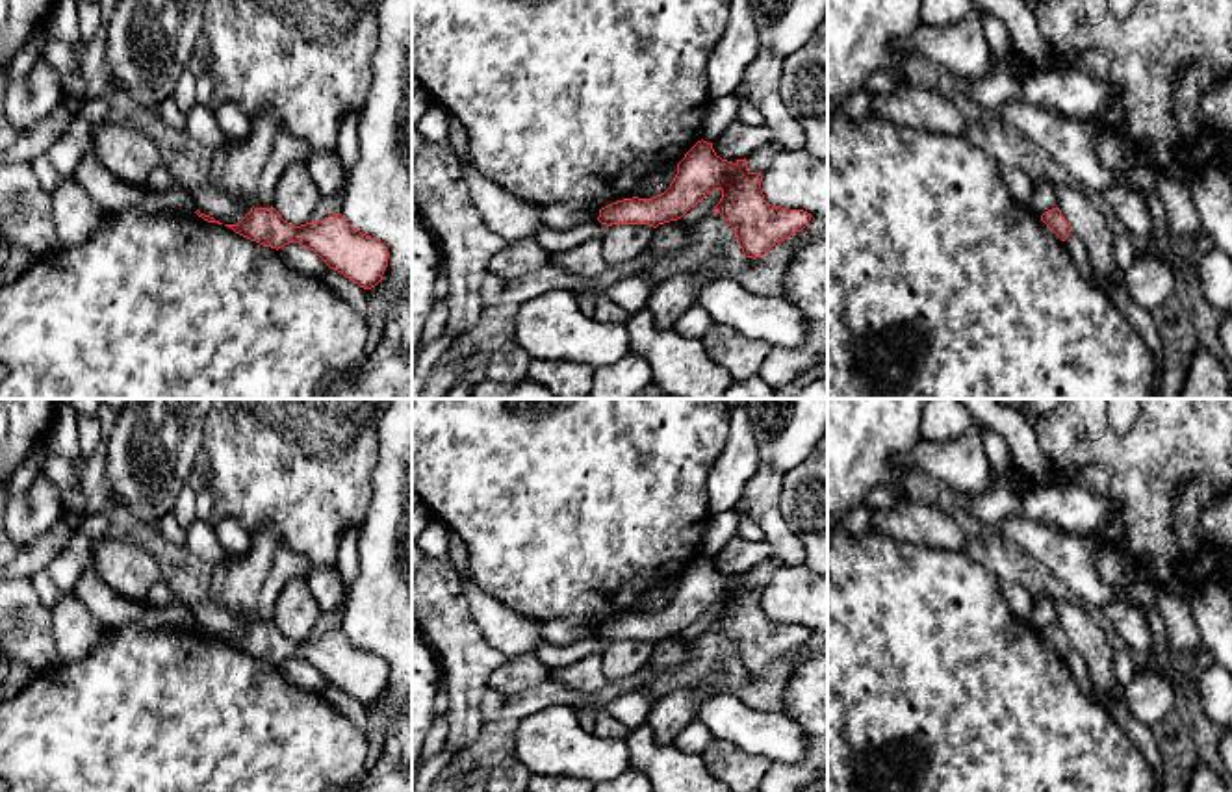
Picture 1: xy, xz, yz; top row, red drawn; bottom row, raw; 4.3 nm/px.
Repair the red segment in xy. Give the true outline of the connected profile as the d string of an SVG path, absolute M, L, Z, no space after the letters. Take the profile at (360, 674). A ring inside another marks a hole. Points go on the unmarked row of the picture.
M252 621L237 640L225 642L276 666L288 658L299 658L364 705L375 703L388 683L388 662L353 644L341 629L332 629L317 638L291 642L273 621Z

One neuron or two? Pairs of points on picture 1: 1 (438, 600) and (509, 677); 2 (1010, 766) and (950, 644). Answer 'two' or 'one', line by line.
1: two
2: one

